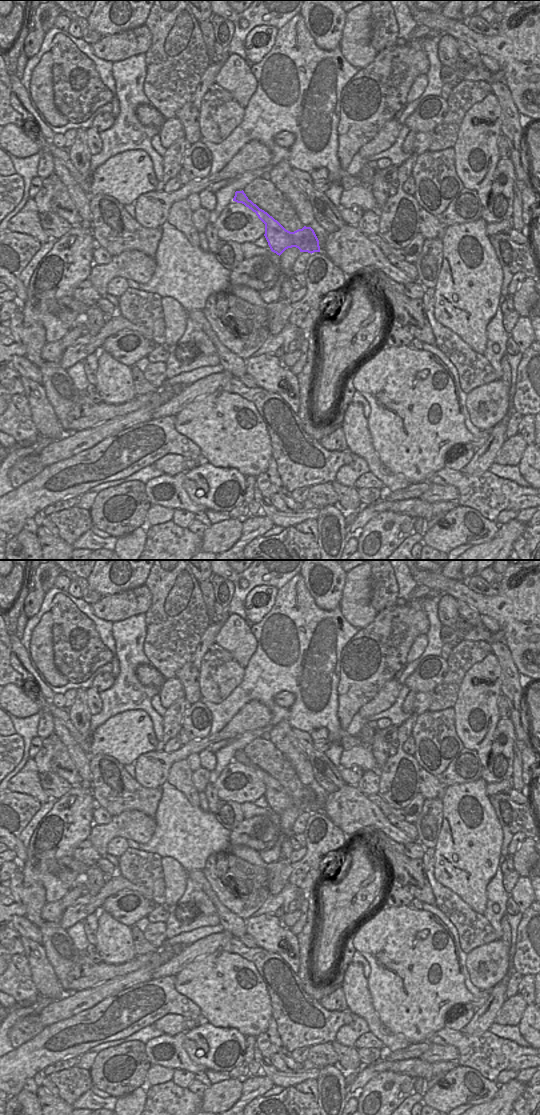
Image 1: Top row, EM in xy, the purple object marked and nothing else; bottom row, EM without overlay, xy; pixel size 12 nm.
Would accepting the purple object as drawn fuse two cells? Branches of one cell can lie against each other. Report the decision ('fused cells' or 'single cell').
single cell

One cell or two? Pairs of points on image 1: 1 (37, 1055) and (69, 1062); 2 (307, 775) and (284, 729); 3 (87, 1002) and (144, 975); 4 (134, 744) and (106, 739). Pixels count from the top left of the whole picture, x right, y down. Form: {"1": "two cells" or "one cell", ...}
{"1": "two cells", "2": "one cell", "3": "one cell", "4": "one cell"}

